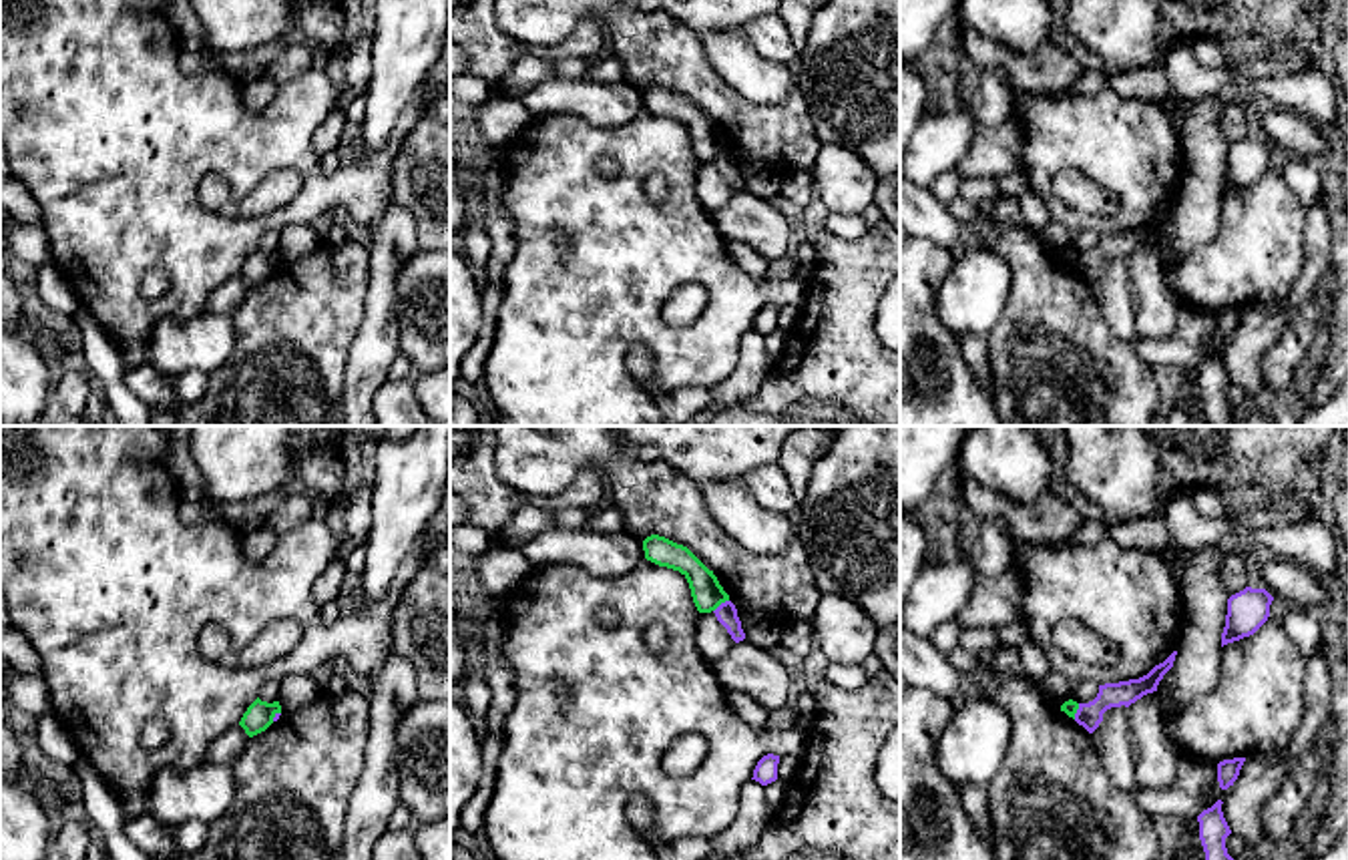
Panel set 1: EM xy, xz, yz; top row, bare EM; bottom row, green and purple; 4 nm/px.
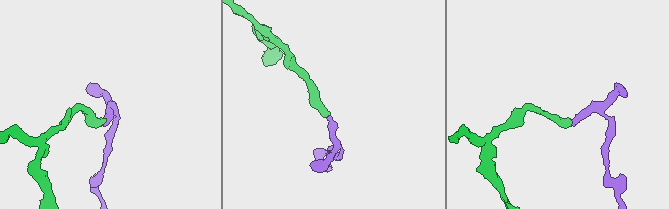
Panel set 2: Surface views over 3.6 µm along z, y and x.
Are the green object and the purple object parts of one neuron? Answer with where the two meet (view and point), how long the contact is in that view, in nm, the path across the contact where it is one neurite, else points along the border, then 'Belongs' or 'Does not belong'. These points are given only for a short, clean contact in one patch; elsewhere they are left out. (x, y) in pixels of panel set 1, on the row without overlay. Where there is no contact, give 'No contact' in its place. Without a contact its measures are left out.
Touches green at xz (720, 153). Shared border 80 nm. Boundary: xz (728, 149), (714, 161). Does not belong

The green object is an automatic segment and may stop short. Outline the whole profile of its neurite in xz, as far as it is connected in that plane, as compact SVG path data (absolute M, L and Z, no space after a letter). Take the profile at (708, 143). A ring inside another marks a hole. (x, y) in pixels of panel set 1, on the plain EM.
M651 84L643 90L643 100L647 111L679 121L687 129L699 163L711 163L721 153L729 151L729 145L723 141L713 121L709 121L687 96Z

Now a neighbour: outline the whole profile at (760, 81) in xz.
M739 28L697 32L709 64L749 102L783 104L798 88L792 64L765 60Z

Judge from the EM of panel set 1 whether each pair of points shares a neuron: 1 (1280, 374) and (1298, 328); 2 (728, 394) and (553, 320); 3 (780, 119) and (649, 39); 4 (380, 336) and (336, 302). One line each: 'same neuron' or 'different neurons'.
1: same neuron
2: different neurons
3: same neuron
4: different neurons

